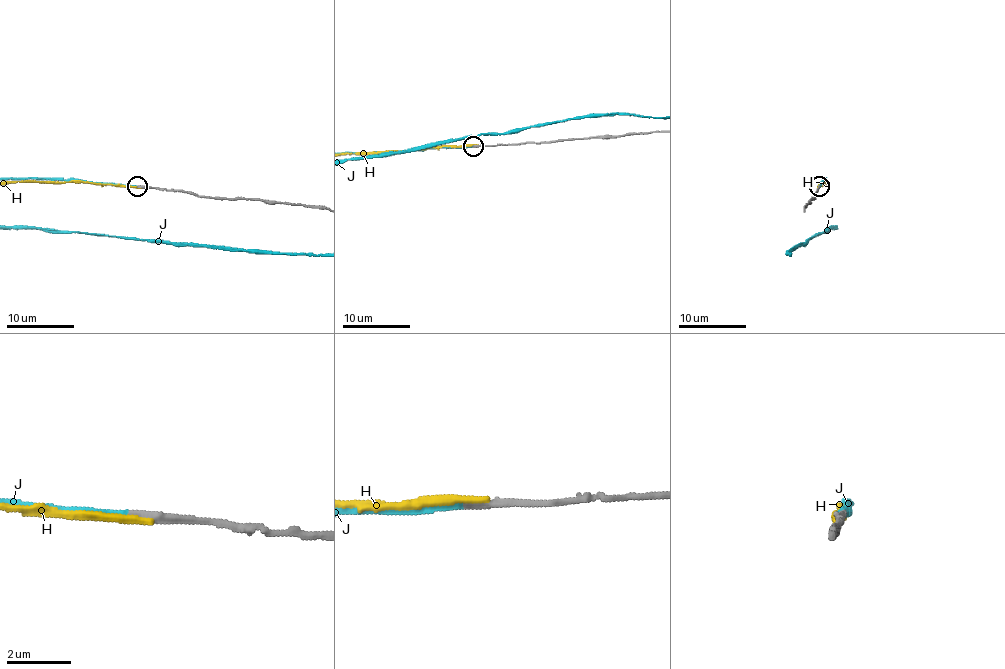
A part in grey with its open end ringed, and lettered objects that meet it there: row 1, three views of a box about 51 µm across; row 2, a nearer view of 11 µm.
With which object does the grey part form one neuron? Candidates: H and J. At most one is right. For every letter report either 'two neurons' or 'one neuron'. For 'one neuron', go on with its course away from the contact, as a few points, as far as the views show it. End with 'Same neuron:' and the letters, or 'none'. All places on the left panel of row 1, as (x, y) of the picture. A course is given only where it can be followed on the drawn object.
H: two neurons
J: one neuron
Same neuron: J

